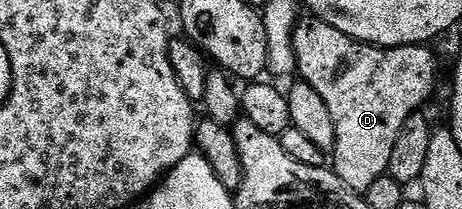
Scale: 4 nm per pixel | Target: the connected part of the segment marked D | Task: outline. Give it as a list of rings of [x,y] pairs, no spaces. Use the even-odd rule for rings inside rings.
[[[303,17],[295,24],[293,49],[298,78],[321,93],[321,101],[333,117],[337,133],[334,172],[351,191],[365,193],[377,177],[387,174],[393,145],[397,145],[405,121],[423,109],[435,91],[439,67],[432,48],[374,47],[333,29],[324,19]]]

